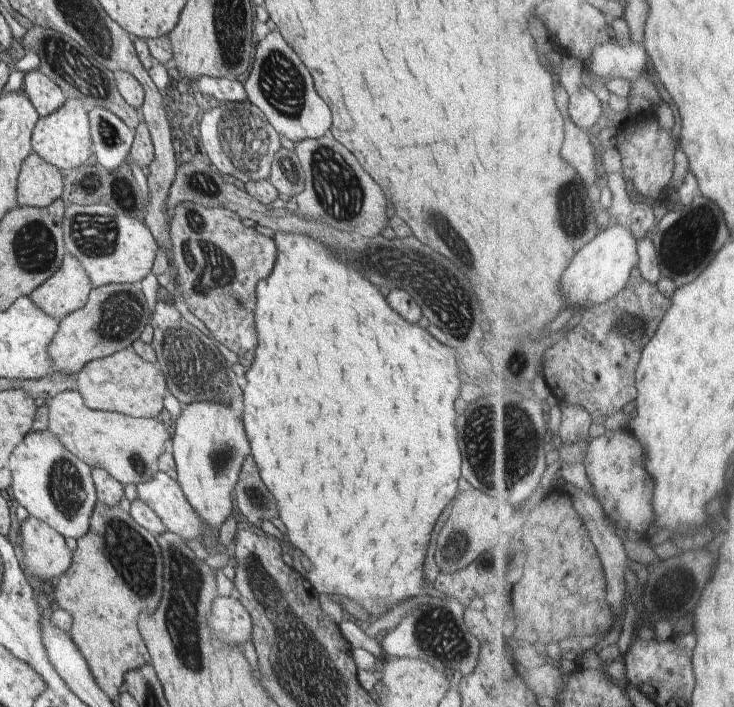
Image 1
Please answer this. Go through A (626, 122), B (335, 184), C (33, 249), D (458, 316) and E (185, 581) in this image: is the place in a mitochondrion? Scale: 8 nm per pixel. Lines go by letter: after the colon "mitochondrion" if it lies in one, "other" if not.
A: other
B: mitochondrion
C: mitochondrion
D: mitochondrion
E: mitochondrion

